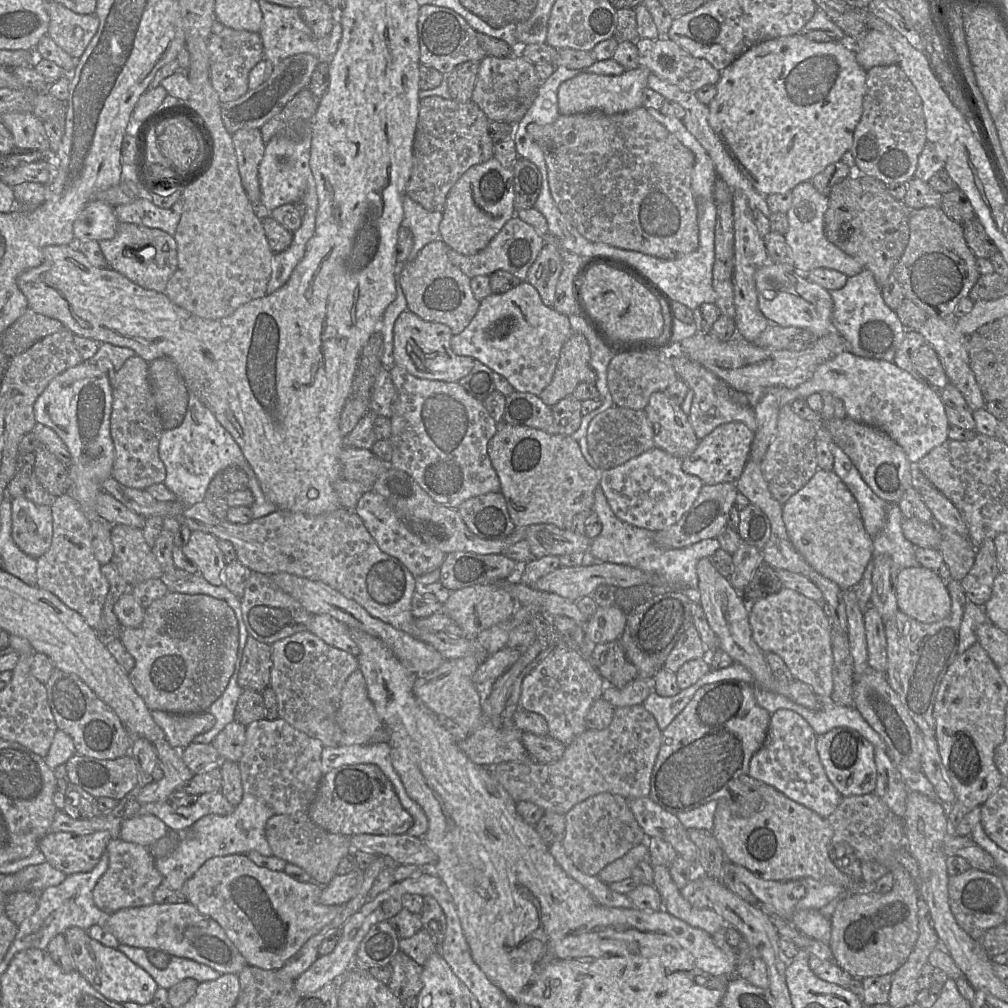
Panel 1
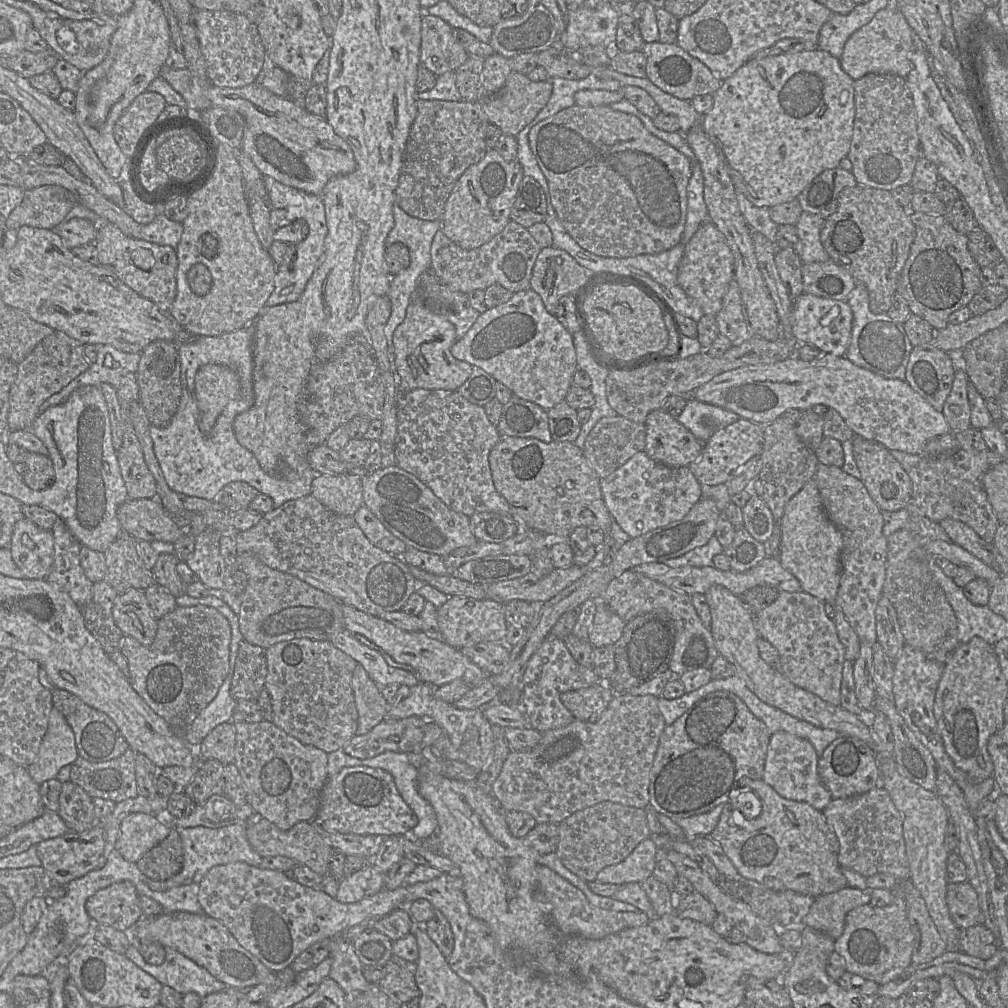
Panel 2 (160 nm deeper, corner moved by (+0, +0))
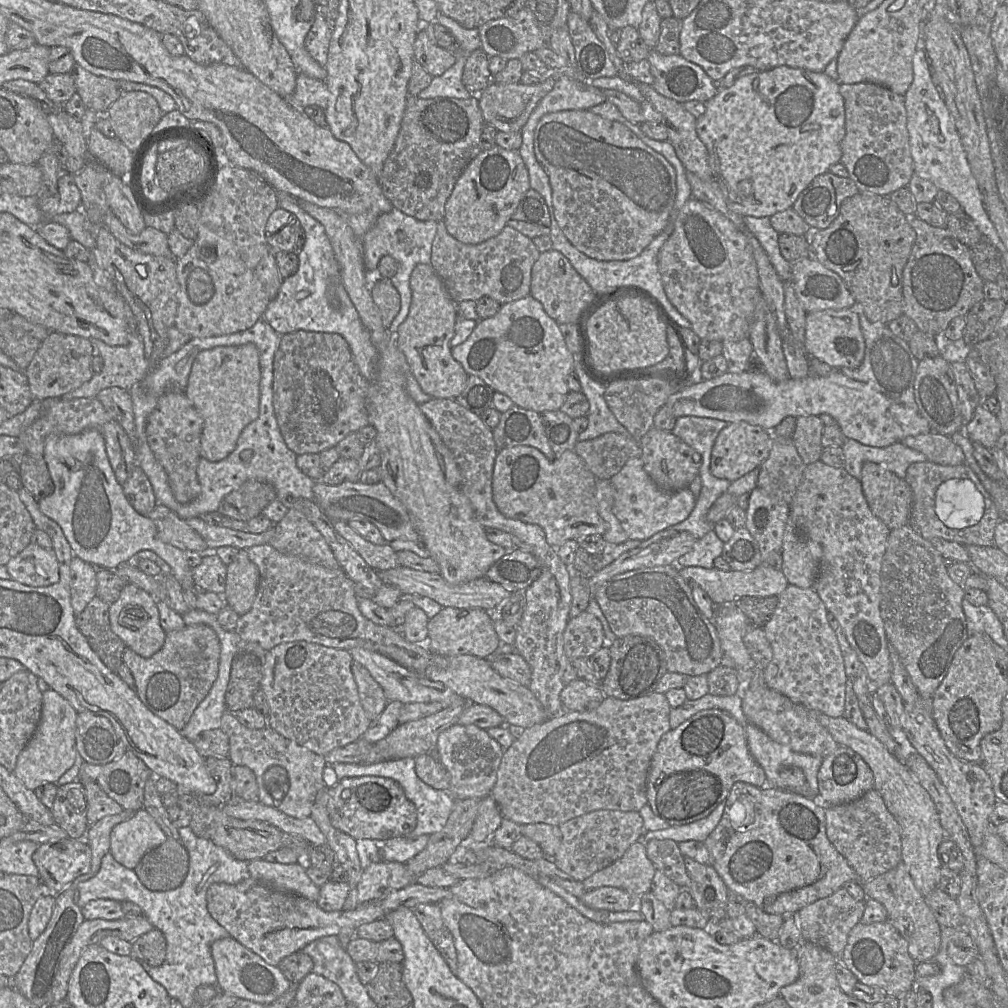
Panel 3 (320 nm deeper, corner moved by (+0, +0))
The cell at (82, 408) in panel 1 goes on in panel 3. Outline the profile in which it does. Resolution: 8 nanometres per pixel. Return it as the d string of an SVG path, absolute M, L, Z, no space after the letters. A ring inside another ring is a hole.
M100 430L50 435L45 440L43 457L54 491L39 500L38 506L44 515L61 527L76 557L96 568L115 570L121 564L133 562L138 552L151 550L169 565L171 574L182 589L196 588L193 568L189 566L184 551L163 542L154 522L139 514L126 498L108 459Z

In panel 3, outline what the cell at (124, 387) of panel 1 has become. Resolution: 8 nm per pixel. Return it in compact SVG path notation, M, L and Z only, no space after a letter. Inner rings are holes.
M138 464L134 466L122 488L126 498L139 514L147 516L156 507L152 484Z

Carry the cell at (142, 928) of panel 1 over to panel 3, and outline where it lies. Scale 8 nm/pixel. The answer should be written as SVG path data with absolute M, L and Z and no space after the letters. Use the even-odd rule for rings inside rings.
M231 936L215 941L211 946L211 953L219 990L239 999L270 1004L283 995L292 985L278 966L269 965L259 955Z

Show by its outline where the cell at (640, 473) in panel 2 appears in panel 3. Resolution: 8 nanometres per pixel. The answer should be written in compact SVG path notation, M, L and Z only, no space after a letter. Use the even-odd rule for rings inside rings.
M641 457L629 459L610 481L615 489L613 513L630 540L647 540L656 533L684 521L697 500L688 487L675 492L661 490L644 470Z

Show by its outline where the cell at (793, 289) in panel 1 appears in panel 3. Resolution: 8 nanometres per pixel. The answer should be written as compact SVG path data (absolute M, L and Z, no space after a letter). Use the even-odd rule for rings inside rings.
M826 309L806 313L804 349L808 357L815 357L833 369L857 368L863 361L865 341L861 332L859 317L848 309Z

